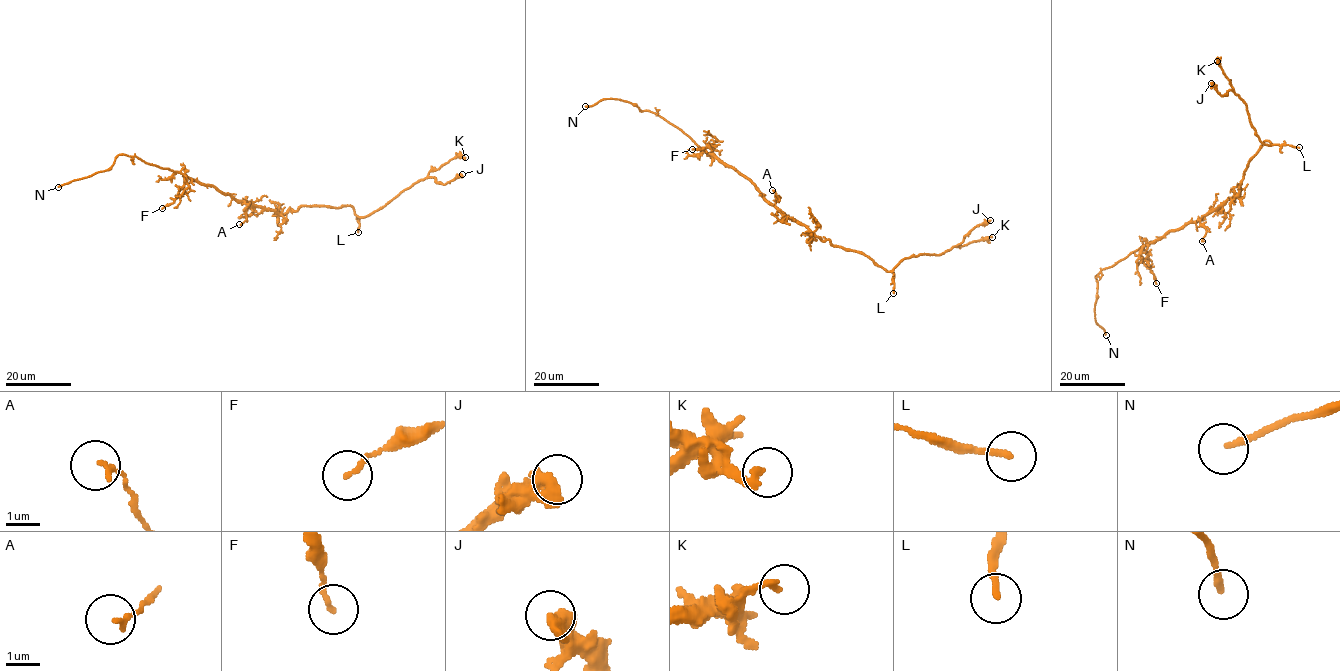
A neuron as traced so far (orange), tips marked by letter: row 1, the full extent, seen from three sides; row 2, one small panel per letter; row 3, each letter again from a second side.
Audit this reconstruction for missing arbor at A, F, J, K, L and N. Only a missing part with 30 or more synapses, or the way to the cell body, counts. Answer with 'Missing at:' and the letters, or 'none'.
Missing at: N

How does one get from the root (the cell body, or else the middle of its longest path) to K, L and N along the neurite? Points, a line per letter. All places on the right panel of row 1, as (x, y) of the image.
K: (1219, 207), (1238, 193), (1247, 163), (1262, 143), (1272, 144), (1260, 140), (1245, 103), (1217, 61)
L: (1219, 207), (1238, 193), (1247, 163), (1264, 141), (1299, 147)
N: (1219, 207), (1143, 245), (1095, 276), (1095, 320), (1106, 335)

